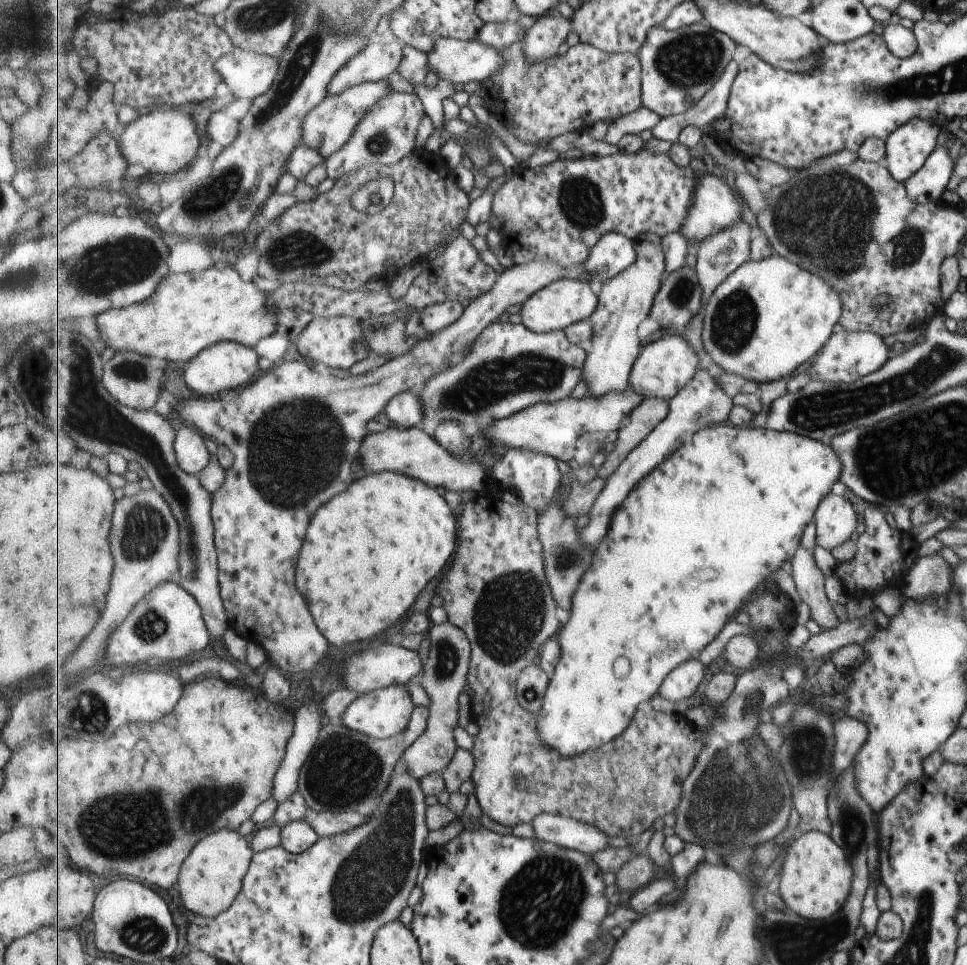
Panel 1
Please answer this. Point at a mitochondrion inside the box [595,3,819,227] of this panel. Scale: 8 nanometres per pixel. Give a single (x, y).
(685, 63)

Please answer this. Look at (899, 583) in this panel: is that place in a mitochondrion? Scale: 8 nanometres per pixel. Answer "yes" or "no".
no

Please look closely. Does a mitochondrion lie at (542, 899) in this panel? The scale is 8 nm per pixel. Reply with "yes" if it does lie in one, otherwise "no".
yes

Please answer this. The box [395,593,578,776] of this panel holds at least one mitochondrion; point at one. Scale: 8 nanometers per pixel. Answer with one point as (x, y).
(448, 662)

